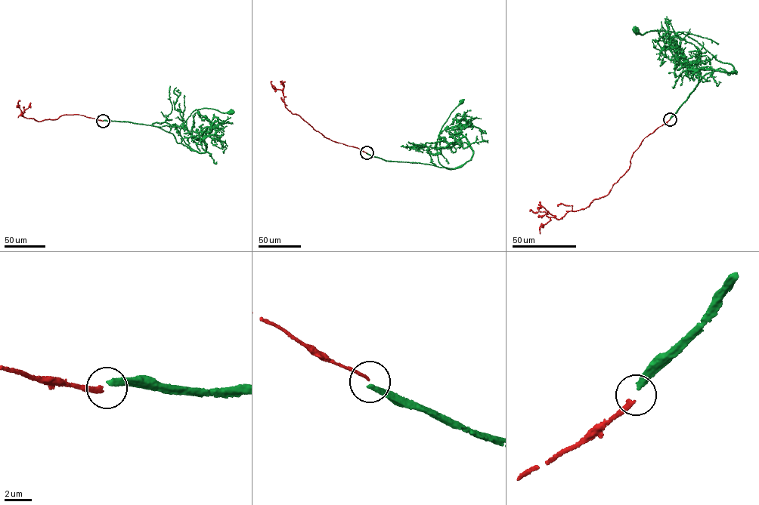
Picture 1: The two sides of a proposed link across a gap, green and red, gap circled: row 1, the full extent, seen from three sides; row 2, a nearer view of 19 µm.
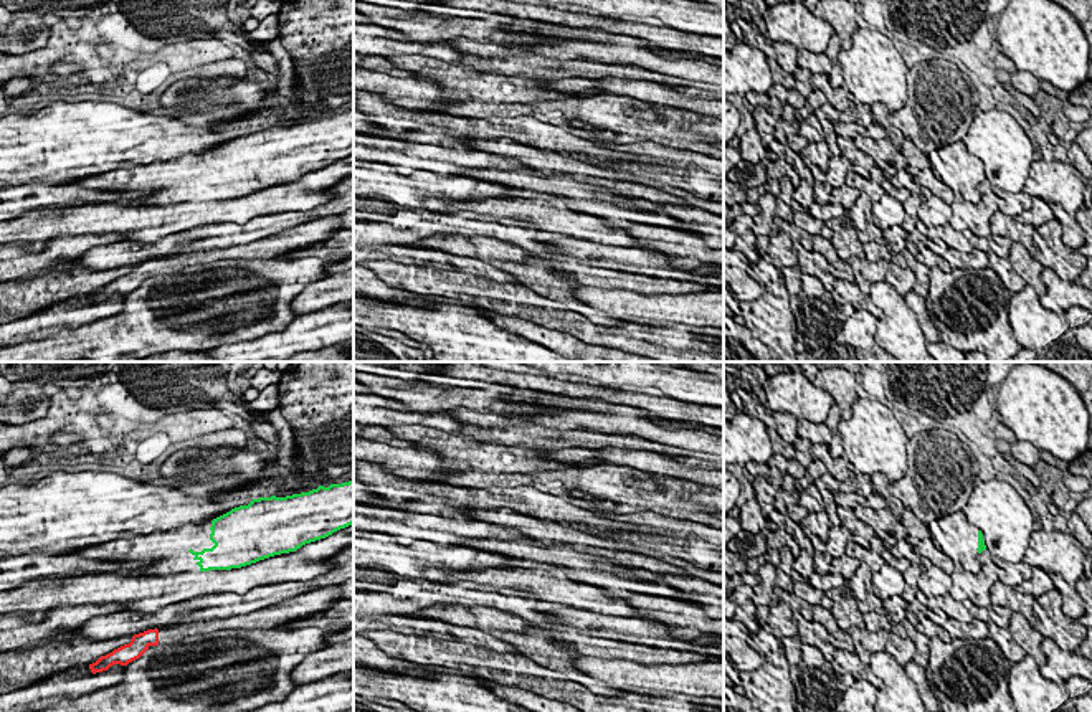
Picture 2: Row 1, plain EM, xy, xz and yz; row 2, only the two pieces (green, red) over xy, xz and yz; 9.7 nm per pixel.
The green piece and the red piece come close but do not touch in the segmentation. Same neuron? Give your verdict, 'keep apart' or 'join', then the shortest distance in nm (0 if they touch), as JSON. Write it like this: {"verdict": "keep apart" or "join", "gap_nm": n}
{"verdict": "keep apart", "gap_nm": 700}

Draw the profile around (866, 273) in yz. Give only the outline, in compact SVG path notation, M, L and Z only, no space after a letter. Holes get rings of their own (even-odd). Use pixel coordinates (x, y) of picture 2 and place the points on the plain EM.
M851 256L847 259L847 264L851 266L854 273L854 282L859 286L864 296L869 294L871 286L874 282L885 279L885 271L887 271L885 261L872 263L869 259L859 259L856 256Z

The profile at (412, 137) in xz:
M408 129L405 134L400 135L401 137L398 140L406 142L408 145L430 144L430 145L448 147L461 154L472 152L472 149L468 144L468 139L451 137L443 132L423 132Z

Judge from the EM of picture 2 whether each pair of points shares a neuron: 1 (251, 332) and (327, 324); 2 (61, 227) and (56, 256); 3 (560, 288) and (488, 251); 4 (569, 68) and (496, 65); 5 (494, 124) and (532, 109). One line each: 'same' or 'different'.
1: different
2: different
3: same
4: same
5: different

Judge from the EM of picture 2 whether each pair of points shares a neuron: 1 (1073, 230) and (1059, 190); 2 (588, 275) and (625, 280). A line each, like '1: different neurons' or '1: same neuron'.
1: same neuron
2: same neuron

